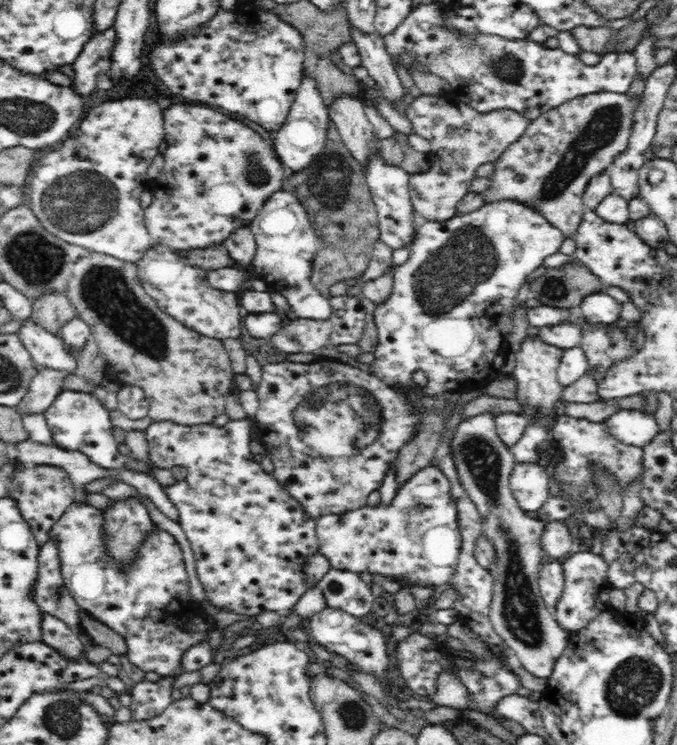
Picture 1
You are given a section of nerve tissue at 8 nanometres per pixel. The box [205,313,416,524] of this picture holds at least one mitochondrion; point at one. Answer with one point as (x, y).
(340, 413)

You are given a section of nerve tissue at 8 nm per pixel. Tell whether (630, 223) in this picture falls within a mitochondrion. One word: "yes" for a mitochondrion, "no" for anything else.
no

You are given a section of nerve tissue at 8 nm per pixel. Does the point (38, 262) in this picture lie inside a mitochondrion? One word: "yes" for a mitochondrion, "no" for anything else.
yes

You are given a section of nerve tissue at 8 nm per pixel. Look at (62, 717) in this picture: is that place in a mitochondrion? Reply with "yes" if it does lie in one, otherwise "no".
yes

